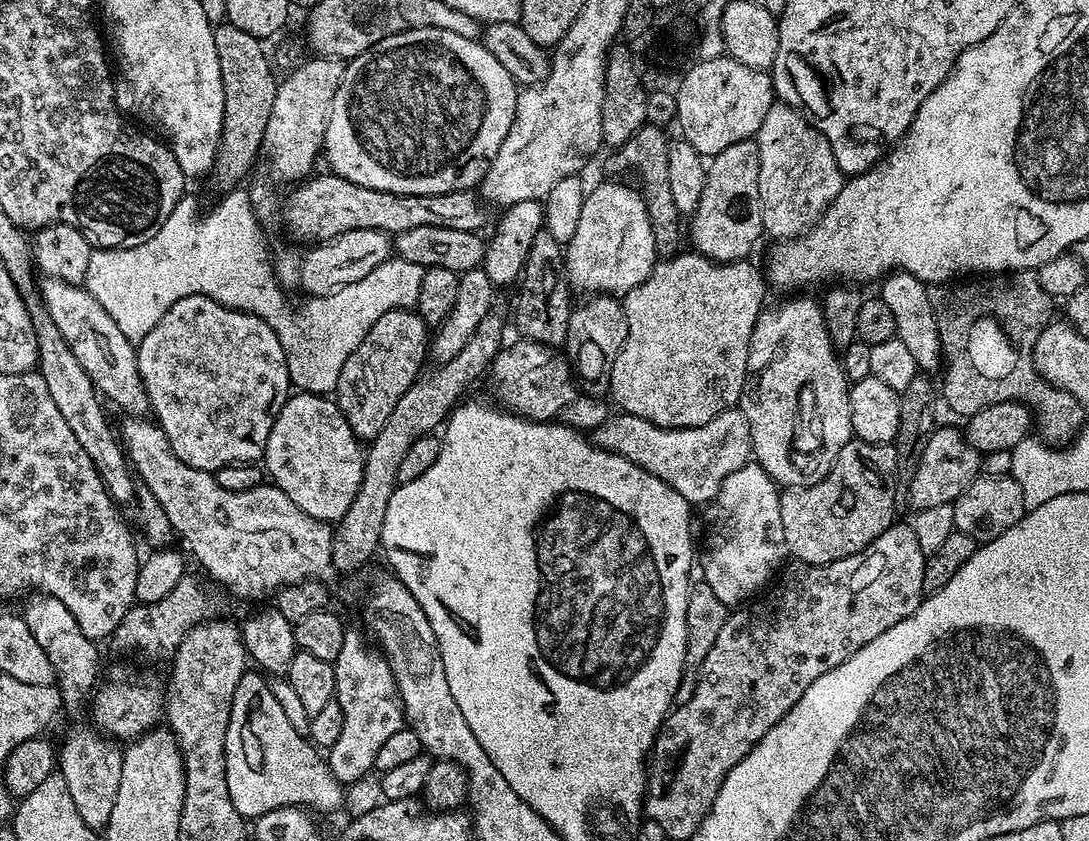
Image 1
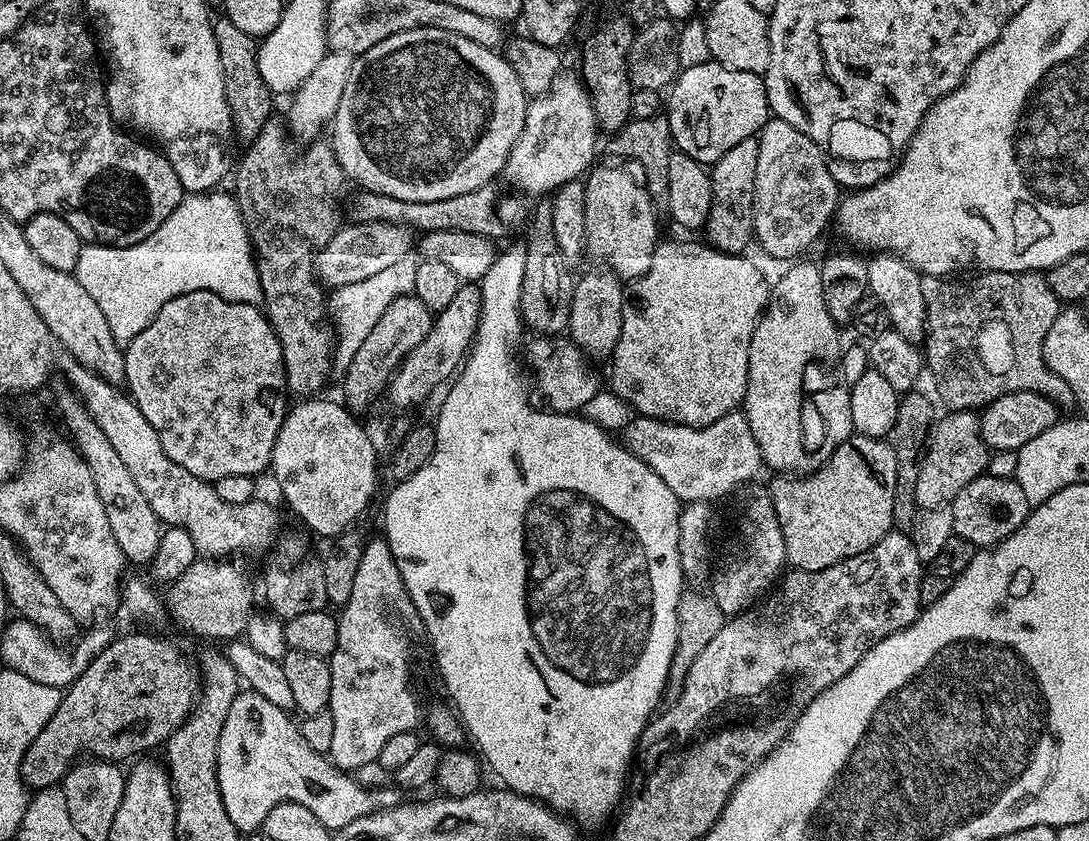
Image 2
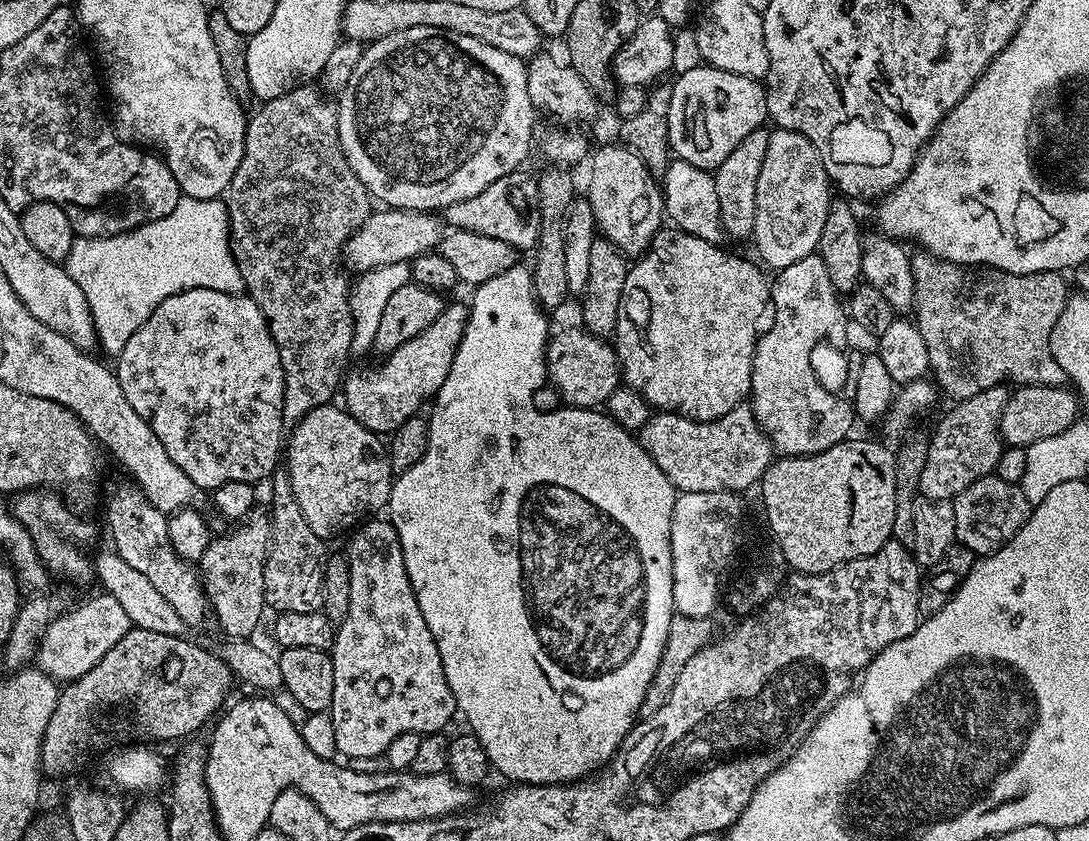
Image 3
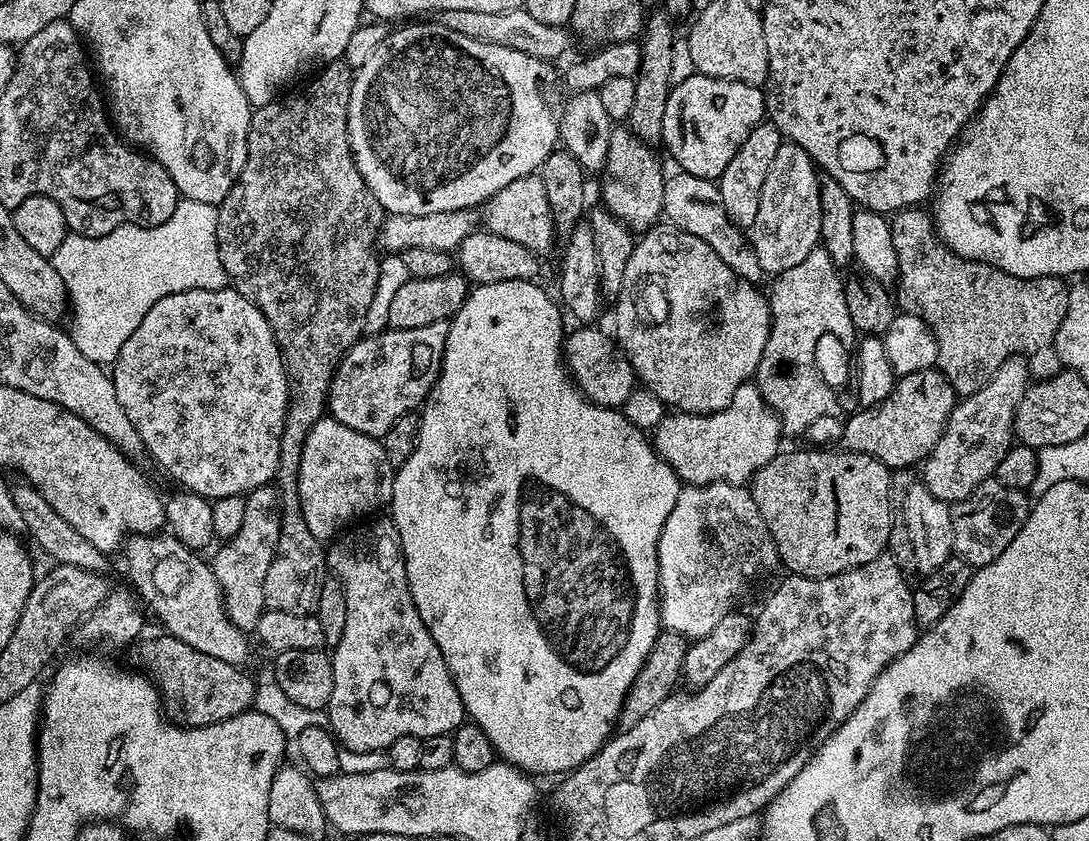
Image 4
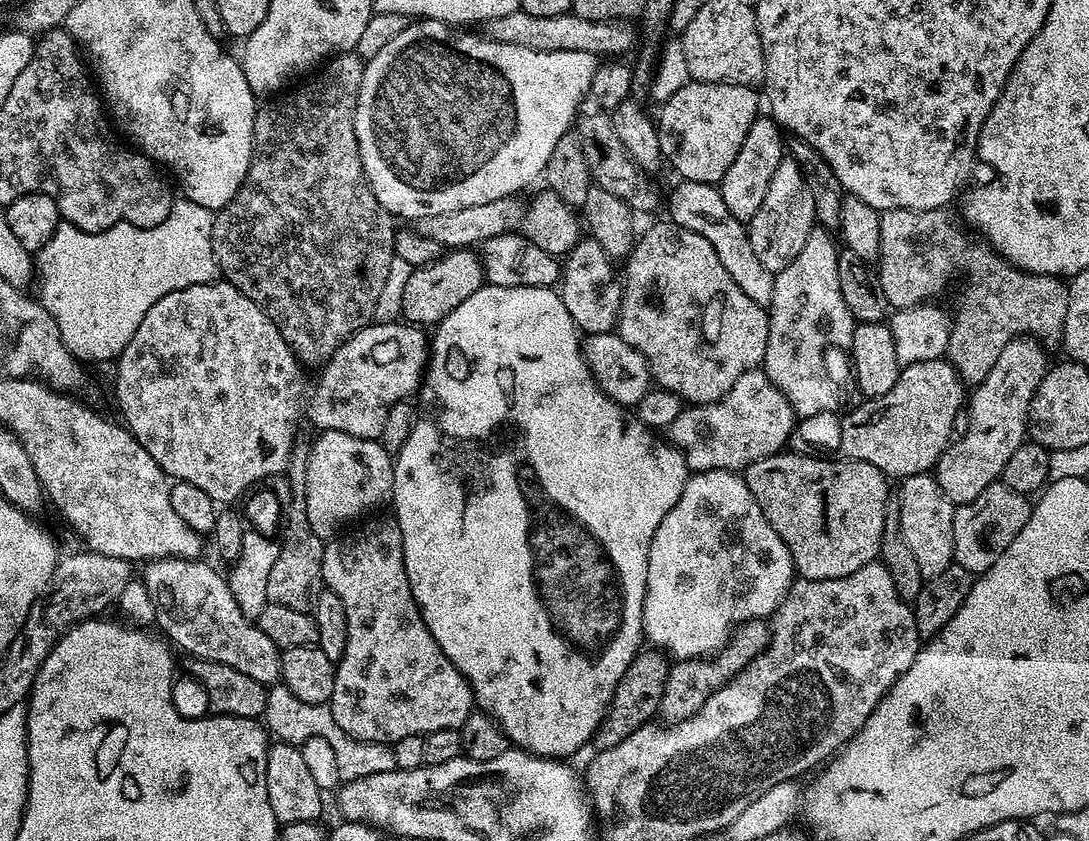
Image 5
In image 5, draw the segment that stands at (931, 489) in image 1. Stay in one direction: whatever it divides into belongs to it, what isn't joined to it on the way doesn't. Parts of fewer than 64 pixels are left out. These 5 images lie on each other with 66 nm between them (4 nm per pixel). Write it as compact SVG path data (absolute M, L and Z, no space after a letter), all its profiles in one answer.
M1032 338L1011 340L1006 350L998 354L998 362L994 362L990 374L971 389L966 400L968 429L949 443L934 469L942 494L946 494L954 506L974 502L986 486L997 483L1010 454L1025 443L1030 402L1050 367L1050 360L1039 347L1043 348Z

